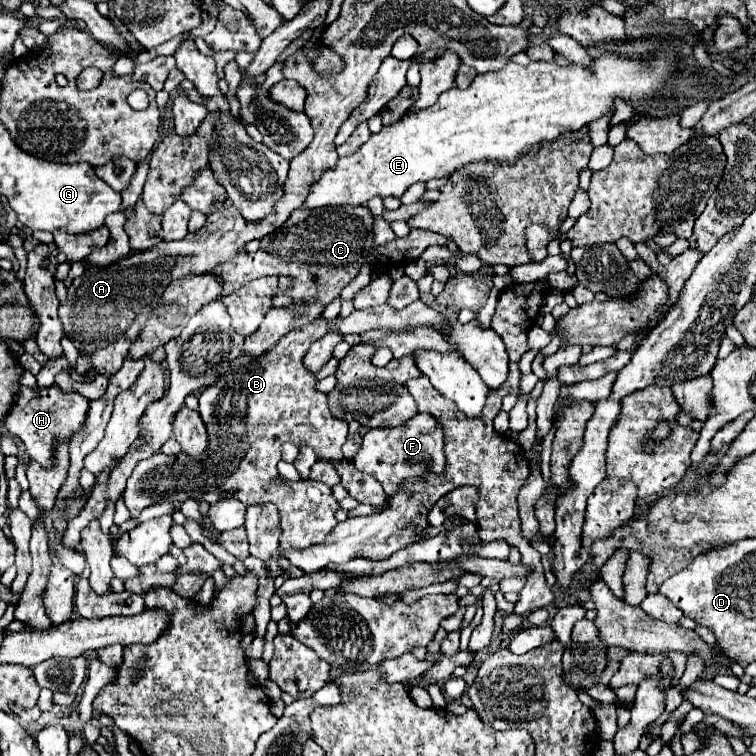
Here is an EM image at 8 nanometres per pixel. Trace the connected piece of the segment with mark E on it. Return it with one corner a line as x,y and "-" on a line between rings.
657,51
651,61
635,61
615,57
613,53
603,53
595,59
593,75
583,67
557,67
555,61
531,61
527,67
517,63
507,63
497,73
483,73
473,79
467,89
449,89
445,91
435,105
405,113
397,123
385,125
379,133
371,135
369,141
357,149
349,157
341,157
337,165
325,171
313,187
309,187
309,195
303,201
303,209
319,209
319,207
335,207
335,205
365,205
373,197
401,197
413,183
431,181
451,175
455,169
465,167
475,161
509,161
519,157
525,149
537,149
545,139
557,139
565,131
581,129
589,125
597,117
607,111
615,111
613,97
623,97
627,103
643,103
645,95
657,91
663,83
671,83
671,71
675,71
675,53
673,51

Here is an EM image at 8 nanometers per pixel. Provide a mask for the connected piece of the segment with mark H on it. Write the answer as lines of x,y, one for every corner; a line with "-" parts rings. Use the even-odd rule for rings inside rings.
55,385
49,389
39,389
39,391
21,387
21,395
17,403
13,405
11,413
7,415
5,427
9,429
11,435
23,441
31,459
35,459
43,467
49,467
55,445
63,439
69,441
71,435
83,425
87,407
89,407
89,401
85,397
81,397
79,393
61,393

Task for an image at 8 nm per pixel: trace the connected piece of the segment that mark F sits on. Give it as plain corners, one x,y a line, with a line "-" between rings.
417,413
413,419
399,427
391,429
371,429
363,437
363,447
355,455
355,467
367,475
373,475
383,485
385,493
391,497
405,479
427,477
427,467
433,473
443,473
445,455
443,455
443,427
429,415

